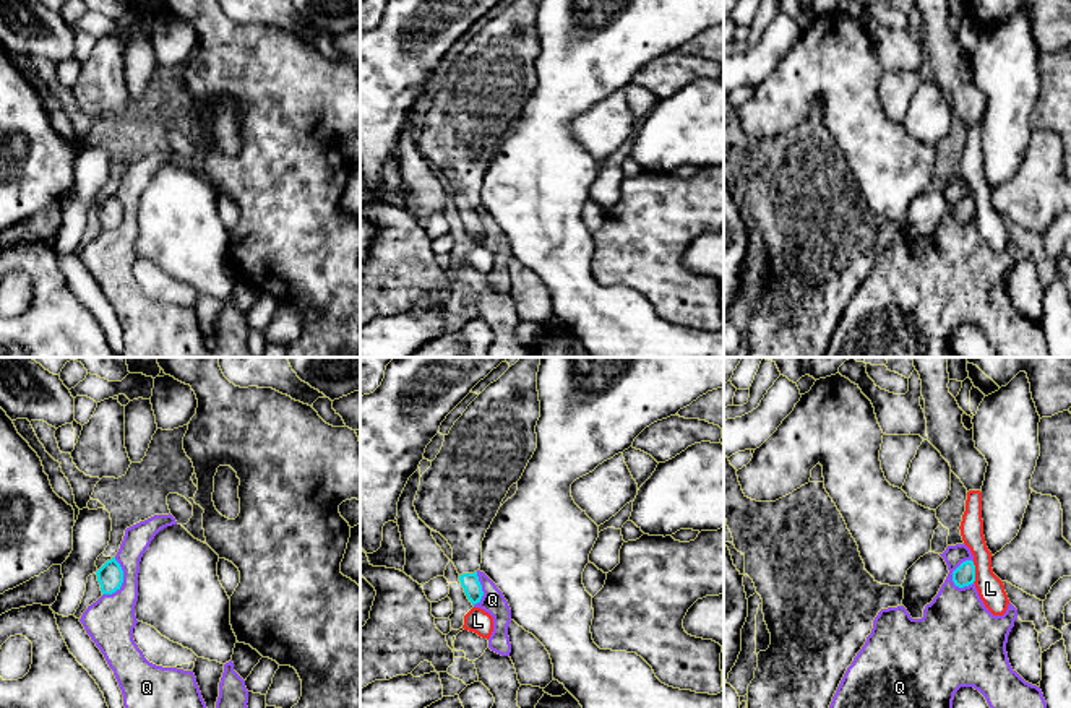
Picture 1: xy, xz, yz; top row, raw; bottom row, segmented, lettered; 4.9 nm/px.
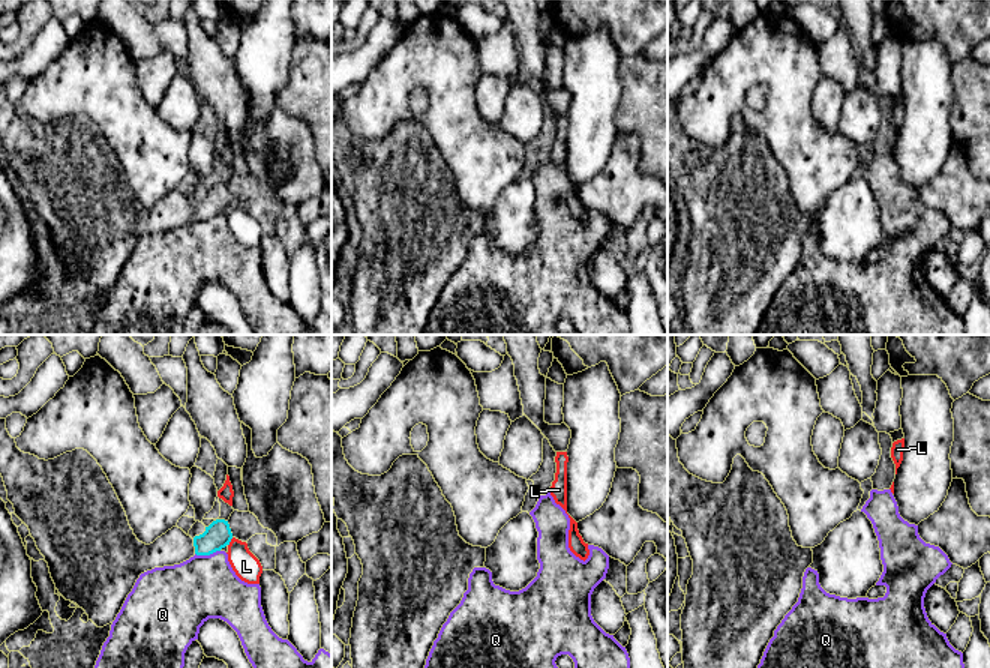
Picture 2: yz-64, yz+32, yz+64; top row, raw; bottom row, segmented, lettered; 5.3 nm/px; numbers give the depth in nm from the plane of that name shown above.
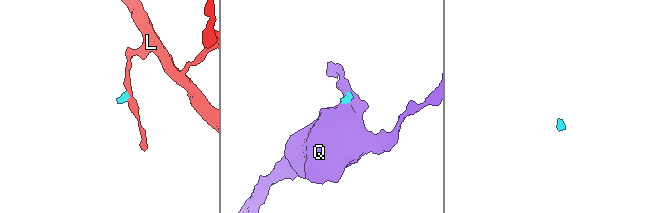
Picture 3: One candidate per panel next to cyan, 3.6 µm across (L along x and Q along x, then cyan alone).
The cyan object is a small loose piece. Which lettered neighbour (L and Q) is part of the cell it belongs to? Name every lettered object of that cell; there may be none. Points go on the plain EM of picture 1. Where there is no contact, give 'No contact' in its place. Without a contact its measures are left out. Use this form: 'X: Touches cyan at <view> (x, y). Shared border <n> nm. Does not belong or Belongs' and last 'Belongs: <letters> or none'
L: Touches cyan at yz (974, 208). Shared border 100 nm. Does not belong
Q: Touches cyan at yz (953, 208). Shared border 160 nm. Does not belong
Belongs: none

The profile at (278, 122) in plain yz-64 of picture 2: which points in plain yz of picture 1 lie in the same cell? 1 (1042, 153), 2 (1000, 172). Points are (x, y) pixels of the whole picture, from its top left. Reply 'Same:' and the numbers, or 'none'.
Same: 1

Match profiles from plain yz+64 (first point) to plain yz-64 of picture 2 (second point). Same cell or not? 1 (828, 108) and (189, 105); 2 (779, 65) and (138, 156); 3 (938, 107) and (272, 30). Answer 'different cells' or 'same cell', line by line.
1: different cells
2: same cell
3: same cell

